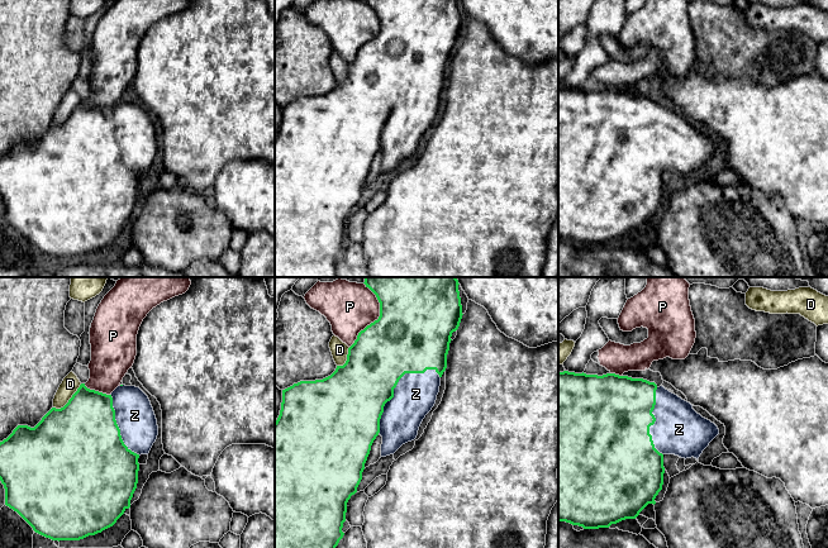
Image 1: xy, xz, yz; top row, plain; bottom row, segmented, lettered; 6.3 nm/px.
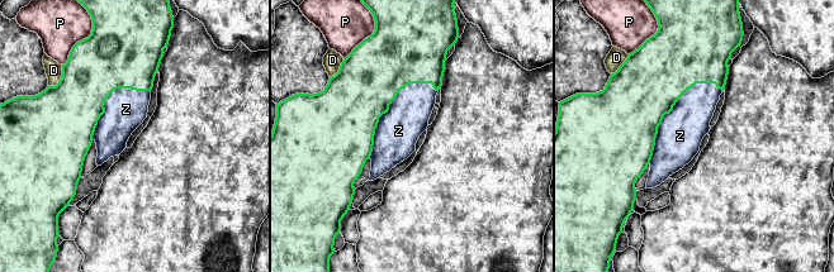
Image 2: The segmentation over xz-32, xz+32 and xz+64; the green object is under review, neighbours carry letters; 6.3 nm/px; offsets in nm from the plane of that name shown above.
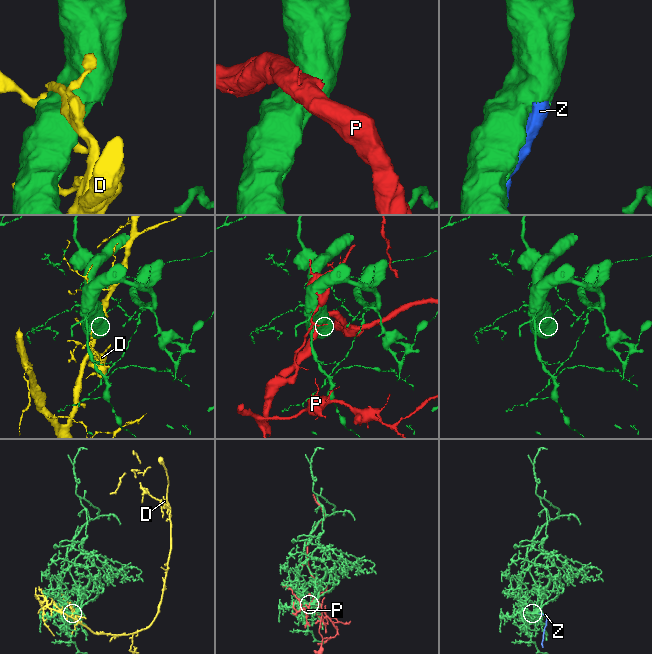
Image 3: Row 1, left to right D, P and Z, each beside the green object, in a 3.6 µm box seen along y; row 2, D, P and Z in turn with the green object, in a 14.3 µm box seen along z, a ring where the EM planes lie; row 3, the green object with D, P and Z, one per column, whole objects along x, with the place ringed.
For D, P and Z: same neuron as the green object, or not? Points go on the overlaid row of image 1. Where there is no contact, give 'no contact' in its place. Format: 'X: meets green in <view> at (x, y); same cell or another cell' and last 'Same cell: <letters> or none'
D: meets green in xy at (68, 400); another cell
P: meets green in xz at (379, 317); another cell
Z: meets green in xz at (394, 387); same cell
Same cell: Z

